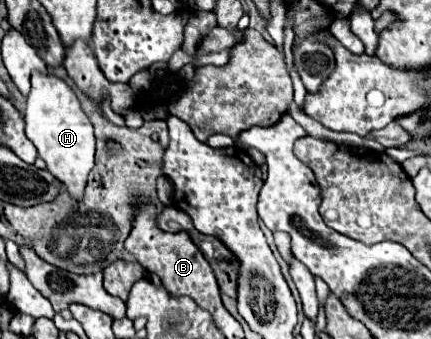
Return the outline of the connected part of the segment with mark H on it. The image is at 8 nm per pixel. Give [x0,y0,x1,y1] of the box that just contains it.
[25,73,95,197]

